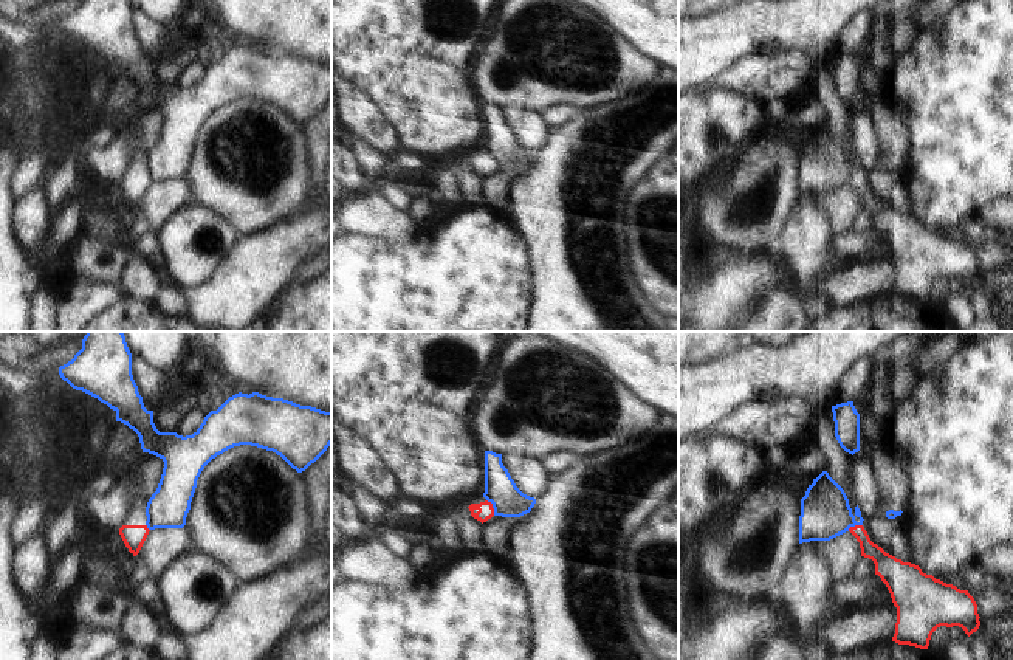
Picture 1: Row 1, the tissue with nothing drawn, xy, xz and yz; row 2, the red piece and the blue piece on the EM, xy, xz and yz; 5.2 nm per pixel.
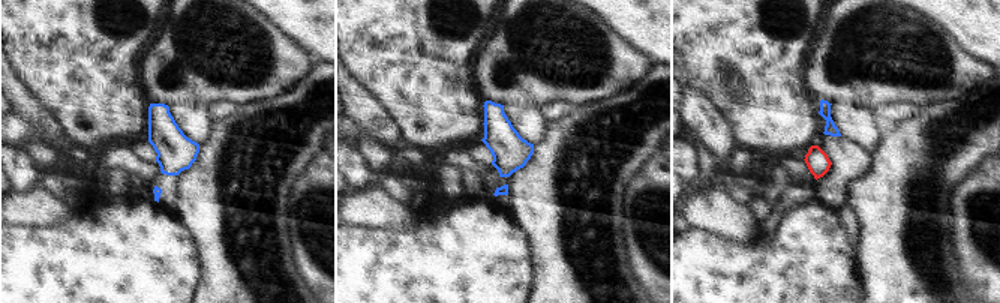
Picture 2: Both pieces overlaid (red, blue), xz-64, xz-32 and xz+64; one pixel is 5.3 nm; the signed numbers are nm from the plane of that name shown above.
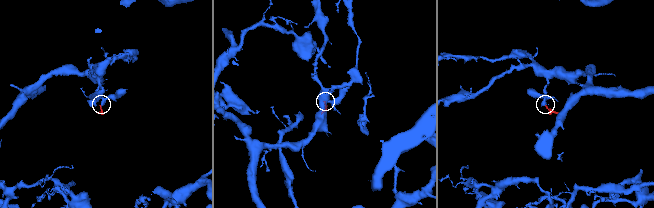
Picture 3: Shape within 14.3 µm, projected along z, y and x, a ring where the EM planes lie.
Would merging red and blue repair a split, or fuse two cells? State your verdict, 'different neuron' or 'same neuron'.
different neuron

